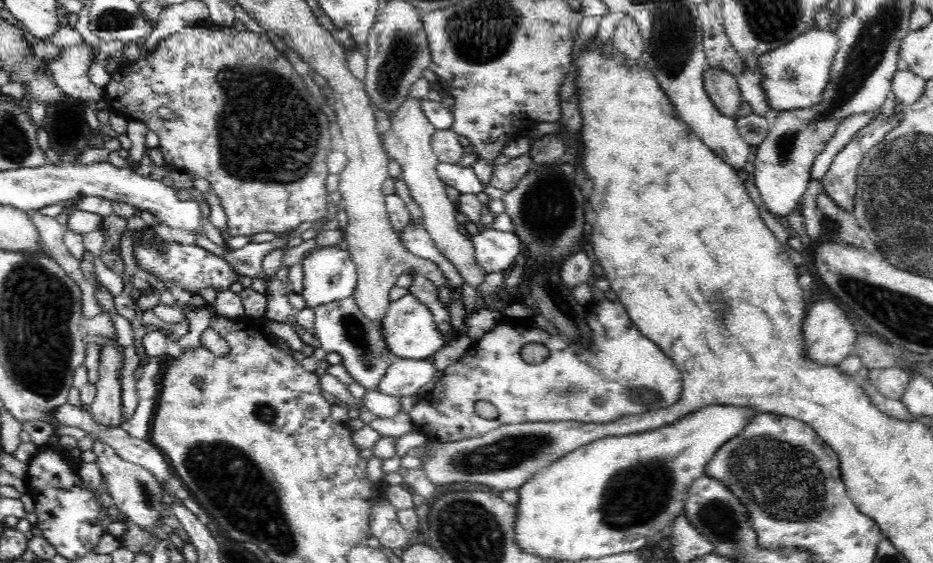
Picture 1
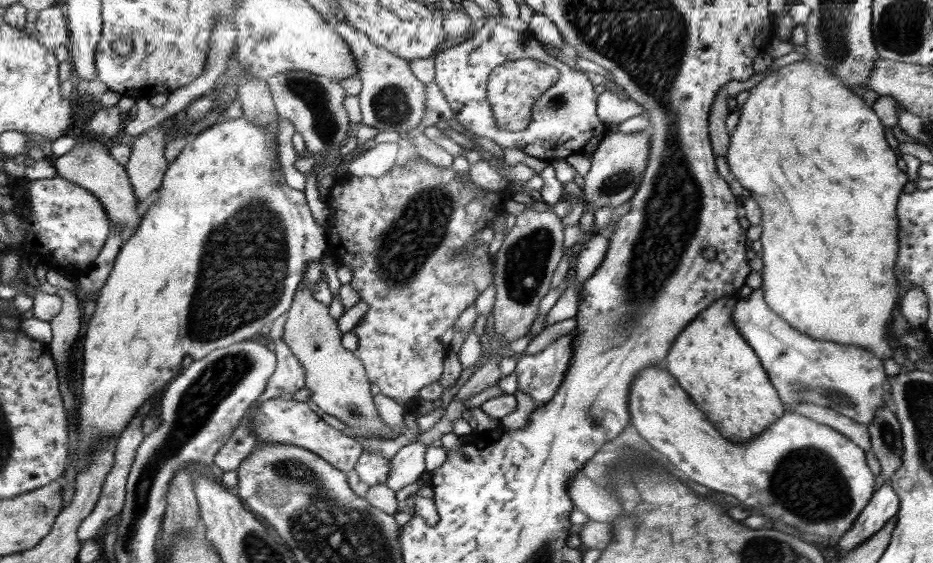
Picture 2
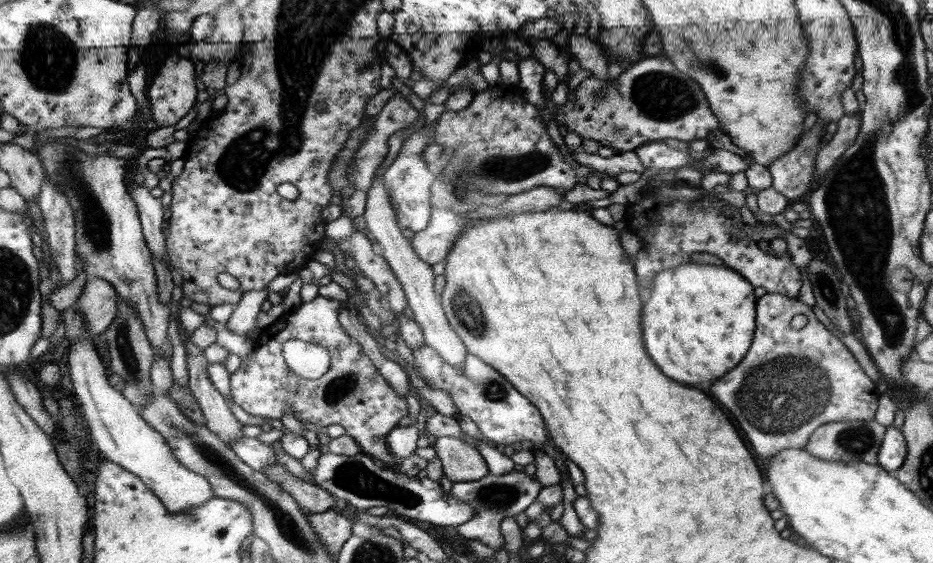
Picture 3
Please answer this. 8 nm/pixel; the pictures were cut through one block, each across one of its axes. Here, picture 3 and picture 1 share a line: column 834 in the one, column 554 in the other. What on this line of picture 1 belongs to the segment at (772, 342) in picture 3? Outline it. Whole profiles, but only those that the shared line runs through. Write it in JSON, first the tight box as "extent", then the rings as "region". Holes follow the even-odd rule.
{"extent":[410,298,682,442],"region":[[[605,298],[600,302],[592,302],[590,305],[585,306],[586,310],[586,323],[590,327],[590,350],[582,350],[581,344],[576,344],[572,342],[569,338],[562,336],[561,334],[550,335],[544,329],[540,329],[536,325],[535,321],[529,322],[528,317],[526,319],[514,319],[505,317],[496,322],[496,325],[490,332],[486,332],[482,336],[482,340],[478,344],[471,344],[468,348],[468,352],[459,358],[454,364],[451,364],[444,370],[444,376],[434,384],[427,394],[426,397],[420,398],[420,400],[414,405],[412,411],[410,412],[412,423],[421,431],[428,439],[434,439],[436,441],[451,442],[463,439],[468,439],[471,437],[485,436],[488,432],[493,432],[496,428],[501,428],[506,424],[522,424],[522,423],[552,423],[552,422],[568,422],[574,421],[579,423],[592,423],[592,424],[608,424],[614,422],[614,420],[622,419],[623,416],[639,414],[642,412],[653,412],[656,410],[671,408],[674,404],[680,401],[682,395],[682,376],[680,376],[680,370],[676,368],[675,362],[670,360],[667,354],[657,345],[654,344],[653,340],[646,338],[639,330],[638,327],[632,322],[629,317],[627,310],[624,305],[617,299],[615,301],[610,301]],[[528,342],[538,342],[538,344],[544,344],[548,350],[550,350],[550,356],[546,358],[546,362],[542,364],[526,364],[520,356],[520,350],[524,348],[524,344]],[[600,398],[604,401],[602,406],[598,406],[594,403],[595,399]],[[488,401],[492,403],[496,409],[498,409],[498,417],[494,420],[486,420],[486,418],[480,418],[476,414],[475,406],[477,402]]]}

